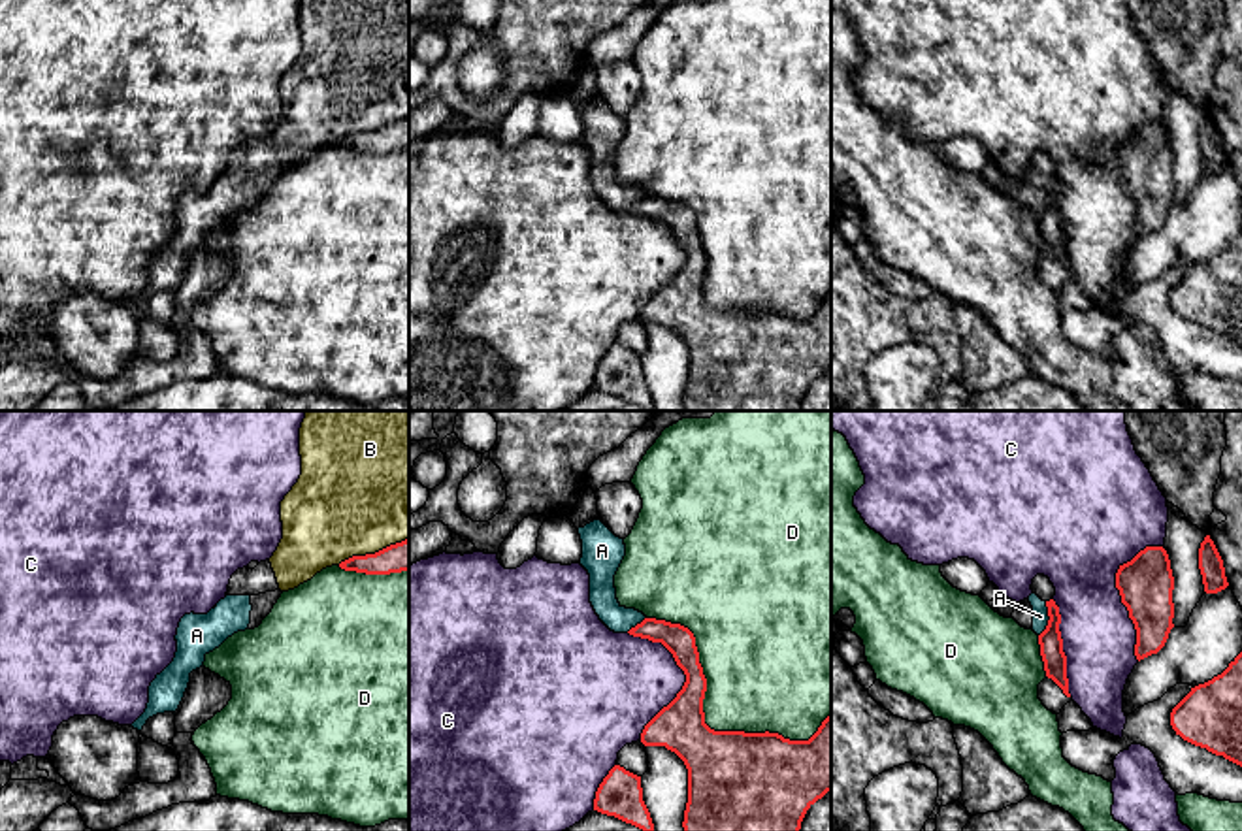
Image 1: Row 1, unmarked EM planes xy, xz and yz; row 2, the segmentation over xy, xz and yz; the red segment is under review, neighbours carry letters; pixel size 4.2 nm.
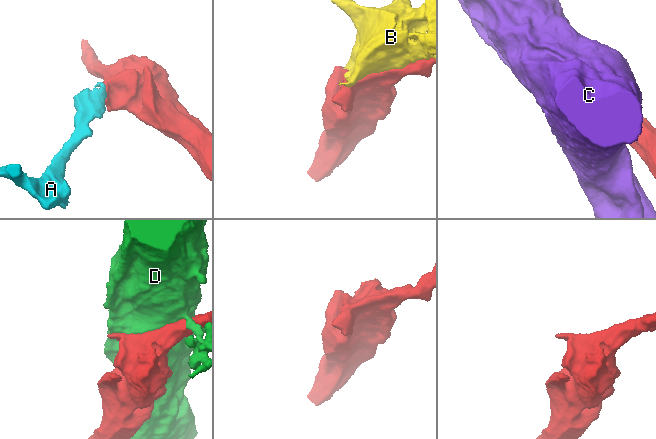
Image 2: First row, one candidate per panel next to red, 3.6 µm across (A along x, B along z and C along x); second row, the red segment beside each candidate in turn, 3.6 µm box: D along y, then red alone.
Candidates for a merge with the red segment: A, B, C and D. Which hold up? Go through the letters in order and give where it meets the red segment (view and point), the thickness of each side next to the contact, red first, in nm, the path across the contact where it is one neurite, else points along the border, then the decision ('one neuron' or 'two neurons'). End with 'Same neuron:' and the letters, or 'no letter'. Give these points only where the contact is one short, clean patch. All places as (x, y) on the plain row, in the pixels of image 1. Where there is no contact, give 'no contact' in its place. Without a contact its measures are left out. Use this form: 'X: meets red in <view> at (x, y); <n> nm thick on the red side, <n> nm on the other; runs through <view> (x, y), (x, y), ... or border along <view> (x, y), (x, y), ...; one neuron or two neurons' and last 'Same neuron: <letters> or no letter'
A: meets red in yz at (1050, 196); 100 nm thick on the red side, 70 nm on the other; border along yz (1046, 179), (1048, 202), (1039, 213); two neurons
B: meets red in xy at (372, 132); 130 nm thick on the red side, 480 nm on the other; two neurons
C: meets red in yz at (1120, 172); 240 nm thick on the red side, 360 nm on the other; two neurons
D: meets red in xz at (703, 296); 360 nm thick on the red side, 400 nm on the other; two neurons
Same neuron: no letter

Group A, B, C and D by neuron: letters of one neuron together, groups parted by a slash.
A B / C / D

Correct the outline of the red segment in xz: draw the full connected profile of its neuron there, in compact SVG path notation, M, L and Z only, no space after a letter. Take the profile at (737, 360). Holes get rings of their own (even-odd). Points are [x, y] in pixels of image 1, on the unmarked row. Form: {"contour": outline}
{"contour": "M645 196L628 211L662 220L686 253L677 275L641 311L645 324L665 324L688 347L684 411L799 411L807 388L831 369L831 292L809 318L790 318L769 309L714 309L705 301L707 256L694 211L656 196Z"}

